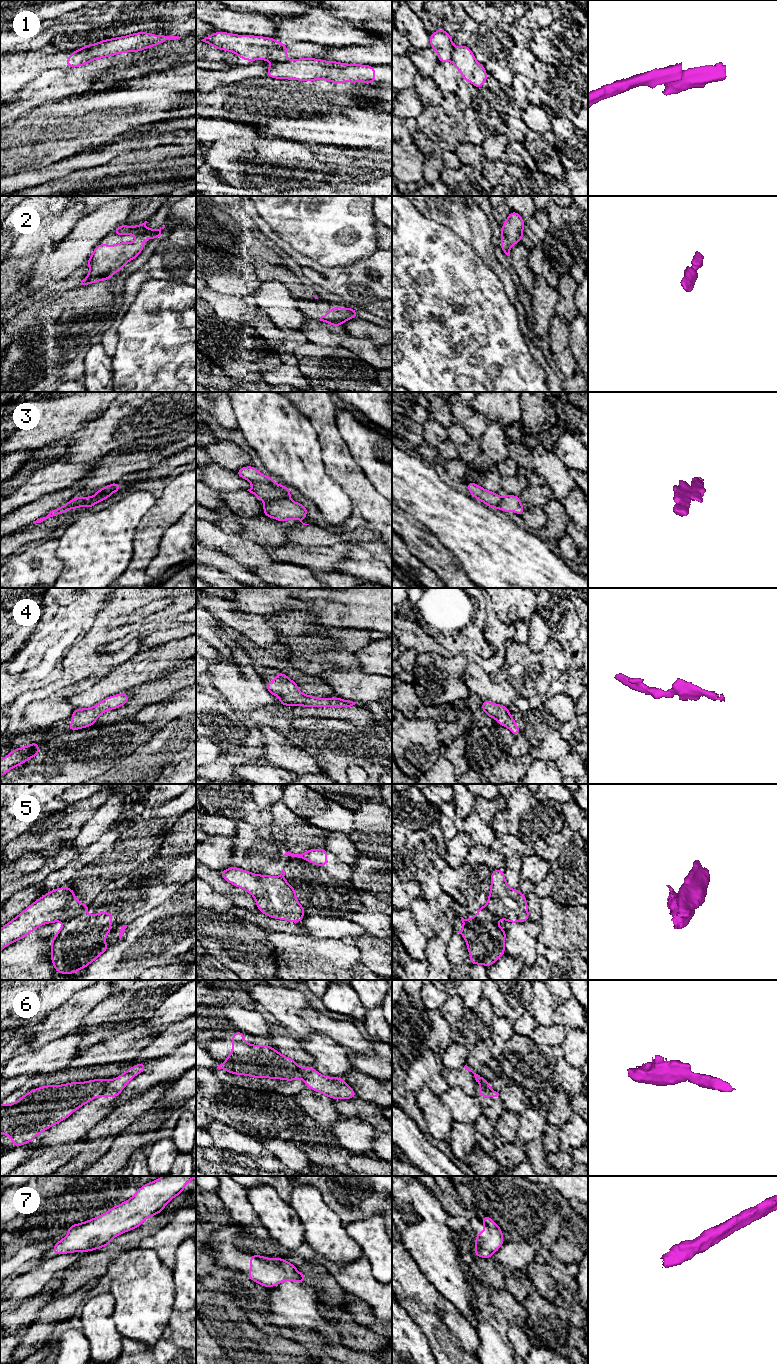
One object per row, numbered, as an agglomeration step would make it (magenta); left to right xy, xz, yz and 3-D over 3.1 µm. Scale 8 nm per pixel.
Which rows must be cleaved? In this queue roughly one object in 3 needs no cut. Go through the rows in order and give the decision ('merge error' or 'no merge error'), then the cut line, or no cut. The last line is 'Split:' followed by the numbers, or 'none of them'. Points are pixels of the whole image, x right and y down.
1: merge error; cut xz (287, 60), (274, 62)
2: no merge error; cut none
3: merge error; cut xy (110, 493), (98, 494), (83, 505)
4: no merge error; cut none
5: merge error; cut xy (88, 905), (77, 915), (65, 922)
6: merge error; cut xy (110, 1080), (109, 1084), (99, 1095)
7: no merge error; cut none
Split: 1, 3, 5, 6

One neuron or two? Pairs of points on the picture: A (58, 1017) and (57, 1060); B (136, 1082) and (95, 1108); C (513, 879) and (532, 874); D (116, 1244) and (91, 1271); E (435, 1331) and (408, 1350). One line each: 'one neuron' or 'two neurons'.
A: two neurons
B: two neurons
C: two neurons
D: one neuron
E: two neurons

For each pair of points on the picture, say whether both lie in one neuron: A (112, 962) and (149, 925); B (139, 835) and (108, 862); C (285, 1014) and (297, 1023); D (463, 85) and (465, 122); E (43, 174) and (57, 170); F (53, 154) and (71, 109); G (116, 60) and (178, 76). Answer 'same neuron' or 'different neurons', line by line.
A: same neuron
B: same neuron
C: same neuron
D: different neurons
E: same neuron
F: same neuron
G: different neurons

